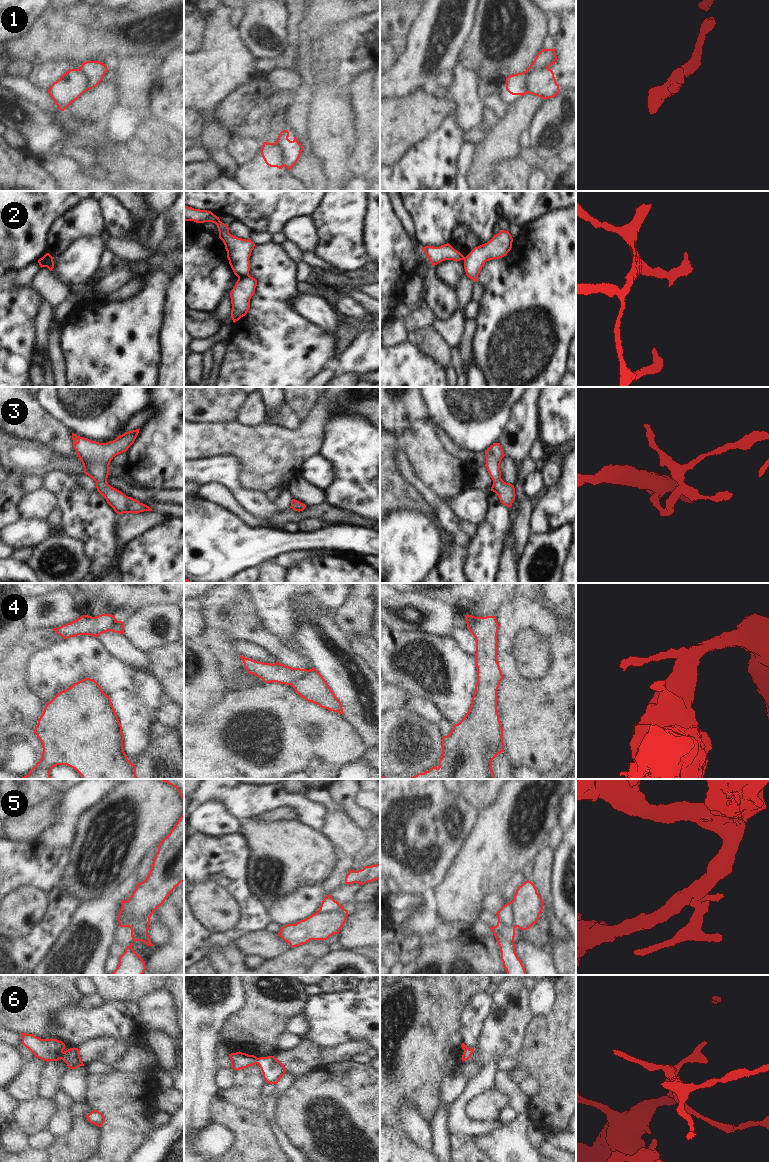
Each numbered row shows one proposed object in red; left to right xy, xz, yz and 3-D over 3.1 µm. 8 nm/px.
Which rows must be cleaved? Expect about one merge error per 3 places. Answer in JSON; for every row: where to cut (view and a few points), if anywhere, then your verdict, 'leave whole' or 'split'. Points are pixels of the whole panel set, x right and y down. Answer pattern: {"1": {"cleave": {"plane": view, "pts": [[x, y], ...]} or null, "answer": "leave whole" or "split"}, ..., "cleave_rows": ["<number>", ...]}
{"1": {"cleave": {"plane": "yz", "pts": [[547, 67], [534, 69], [528, 75], [528, 89], [526, 92]]}, "answer": "split"}, "2": {"cleave": {"plane": "xz", "pts": [[248, 274], [238, 278]]}, "answer": "split"}, "3": {"cleave": null, "answer": "leave whole"}, "4": {"cleave": {"plane": "xz", "pts": [[308, 670], [305, 675], [297, 678], [290, 684]]}, "answer": "split"}, "5": {"cleave": {"plane": "yz", "pts": [[508, 903], [512, 906], [514, 924], [516, 926]]}, "answer": "split"}, "6": {"cleave": {"plane": "xy", "pts": [[63, 1052], [60, 1058]]}, "answer": "split"}, "cleave_rows": ["1", "2", "4", "5", "6"]}

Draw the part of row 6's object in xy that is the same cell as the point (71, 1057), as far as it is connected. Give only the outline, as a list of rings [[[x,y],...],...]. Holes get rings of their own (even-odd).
[[[70,1048],[64,1051],[61,1059],[68,1065],[69,1069],[76,1069],[80,1066],[84,1066],[78,1048]]]

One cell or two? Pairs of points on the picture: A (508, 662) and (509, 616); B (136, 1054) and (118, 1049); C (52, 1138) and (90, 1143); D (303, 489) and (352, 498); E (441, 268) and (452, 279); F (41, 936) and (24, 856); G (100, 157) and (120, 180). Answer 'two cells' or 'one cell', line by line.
A: one cell
B: two cells
C: two cells
D: two cells
E: one cell
F: one cell
G: one cell

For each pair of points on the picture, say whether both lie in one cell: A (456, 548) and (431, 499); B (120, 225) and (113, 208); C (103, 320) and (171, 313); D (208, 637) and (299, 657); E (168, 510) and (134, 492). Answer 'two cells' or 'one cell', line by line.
A: one cell
B: one cell
C: two cells
D: one cell
E: one cell

